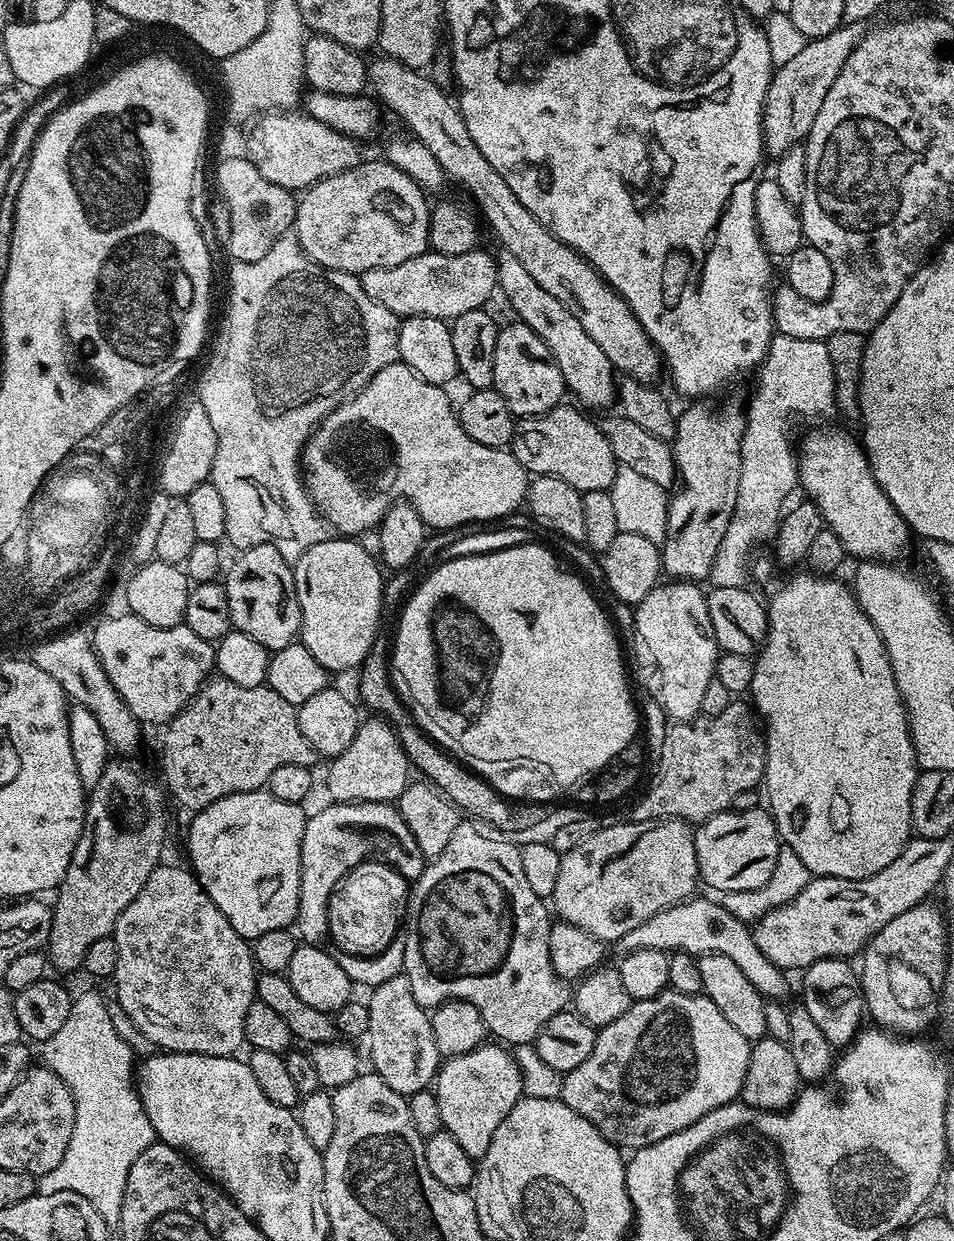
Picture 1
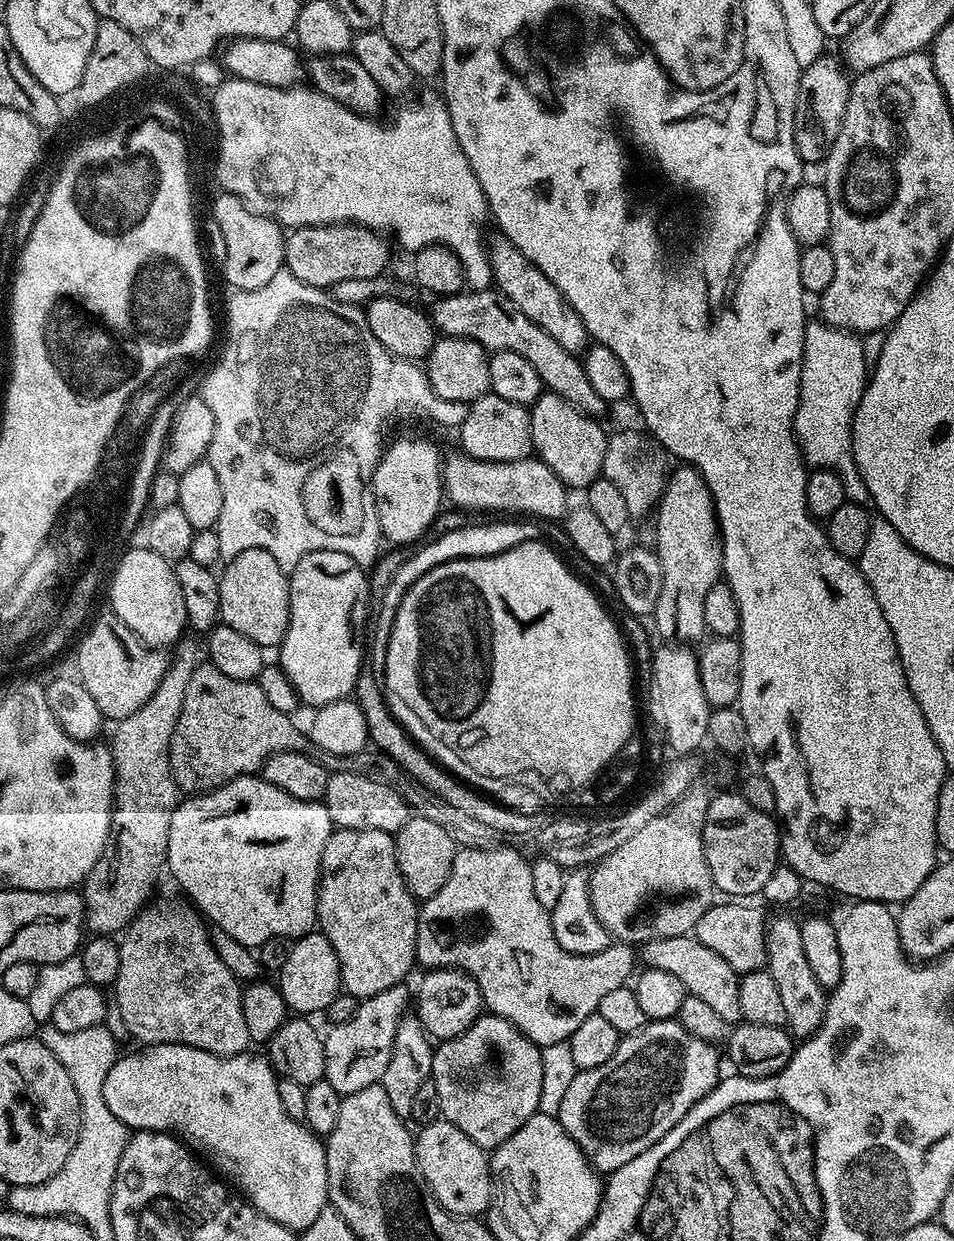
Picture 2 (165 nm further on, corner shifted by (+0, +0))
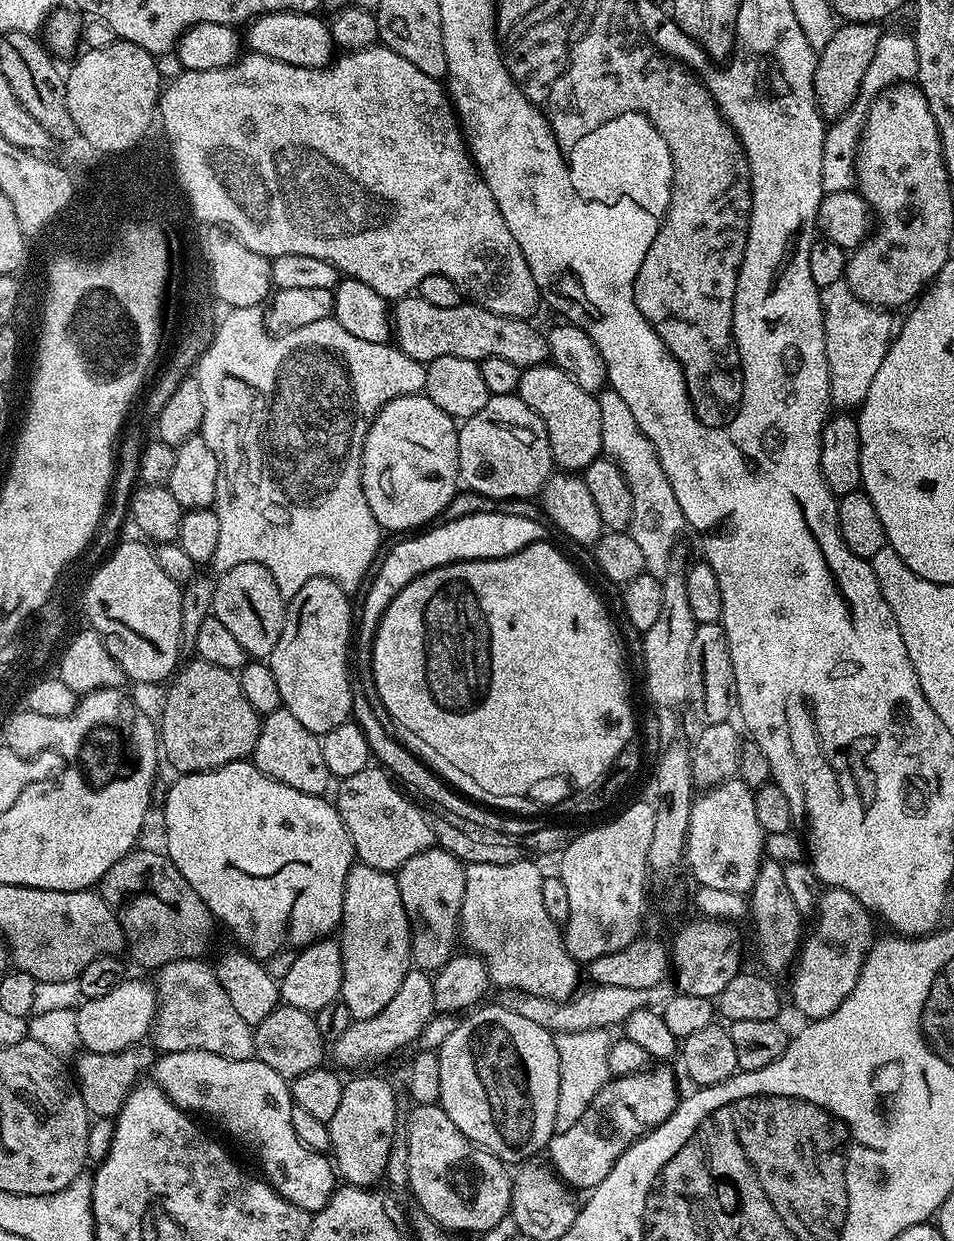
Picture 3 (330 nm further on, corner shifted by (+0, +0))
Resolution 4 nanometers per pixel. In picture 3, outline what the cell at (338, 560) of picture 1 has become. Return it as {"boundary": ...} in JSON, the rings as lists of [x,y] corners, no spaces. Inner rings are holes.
{"boundary":[[[324,576],[312,578],[287,601],[278,646],[266,662],[278,681],[282,707],[315,736],[349,723],[352,696],[348,667],[353,635],[354,604],[338,582]]]}

